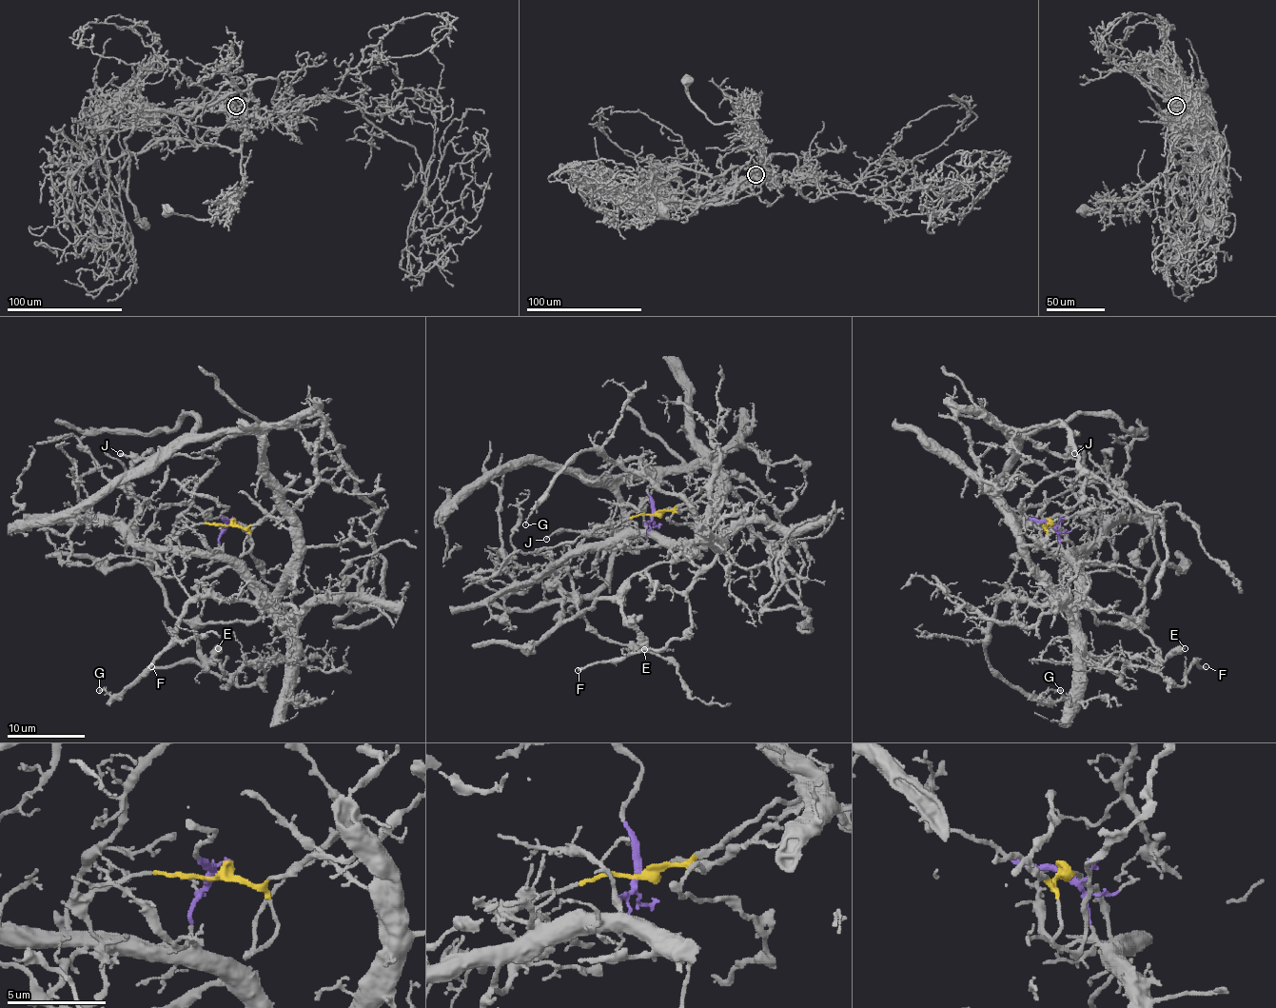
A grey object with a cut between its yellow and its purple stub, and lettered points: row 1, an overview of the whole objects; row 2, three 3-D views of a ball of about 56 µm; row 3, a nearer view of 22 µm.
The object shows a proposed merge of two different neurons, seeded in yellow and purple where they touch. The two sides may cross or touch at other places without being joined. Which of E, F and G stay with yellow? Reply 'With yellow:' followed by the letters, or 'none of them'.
With yellow: none of them

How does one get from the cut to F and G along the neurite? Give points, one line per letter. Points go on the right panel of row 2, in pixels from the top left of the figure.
F: (1050, 524), (1074, 567), (1076, 630), (1084, 638), (1088, 653), (1158, 671), (1181, 686), (1194, 663), (1207, 667)
G: (1050, 524), (1076, 574), (1076, 601), (1035, 604), (1004, 597), (985, 659), (1031, 694), (1060, 690)

